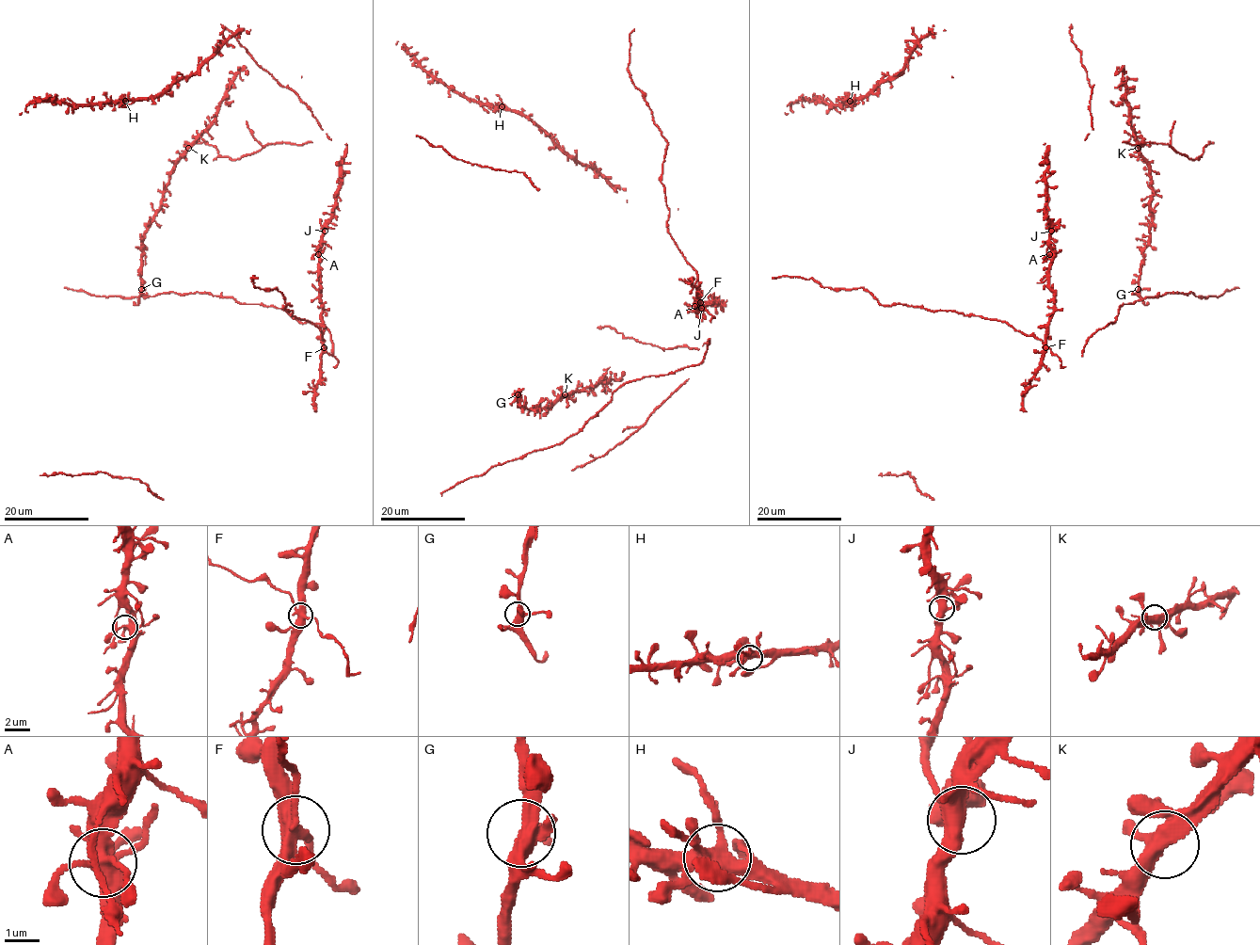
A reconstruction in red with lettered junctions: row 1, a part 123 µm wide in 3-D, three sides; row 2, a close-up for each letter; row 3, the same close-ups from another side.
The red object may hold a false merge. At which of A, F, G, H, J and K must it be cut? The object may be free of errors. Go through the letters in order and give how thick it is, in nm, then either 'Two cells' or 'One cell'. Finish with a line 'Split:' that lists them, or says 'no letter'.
A: Thickness 400 nm. One cell
F: Thickness 400 nm. One cell
G: Thickness 400 nm. One cell
H: Thickness 440 nm. One cell
J: Thickness 440 nm. One cell
K: Thickness 440 nm. One cell
Split: no letter

